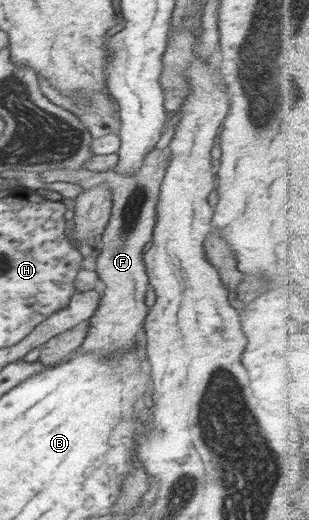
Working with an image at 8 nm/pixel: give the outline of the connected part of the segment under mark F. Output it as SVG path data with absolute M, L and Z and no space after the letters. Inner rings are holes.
M155 146L144 156L143 165L132 176L123 176L114 169L104 172L83 168L49 169L39 172L45 183L55 181L77 183L83 190L106 185L112 193L110 220L103 232L102 245L99 247L100 252L93 267L98 273L103 292L100 305L89 319L91 327L87 331L83 344L69 357L79 352L99 354L99 356L119 354L123 350L131 350L140 340L138 337L142 337L148 308L145 304L145 292L150 285L143 259L143 247L153 239L153 230L157 221L156 202L159 199L160 185L169 163L168 151Z

